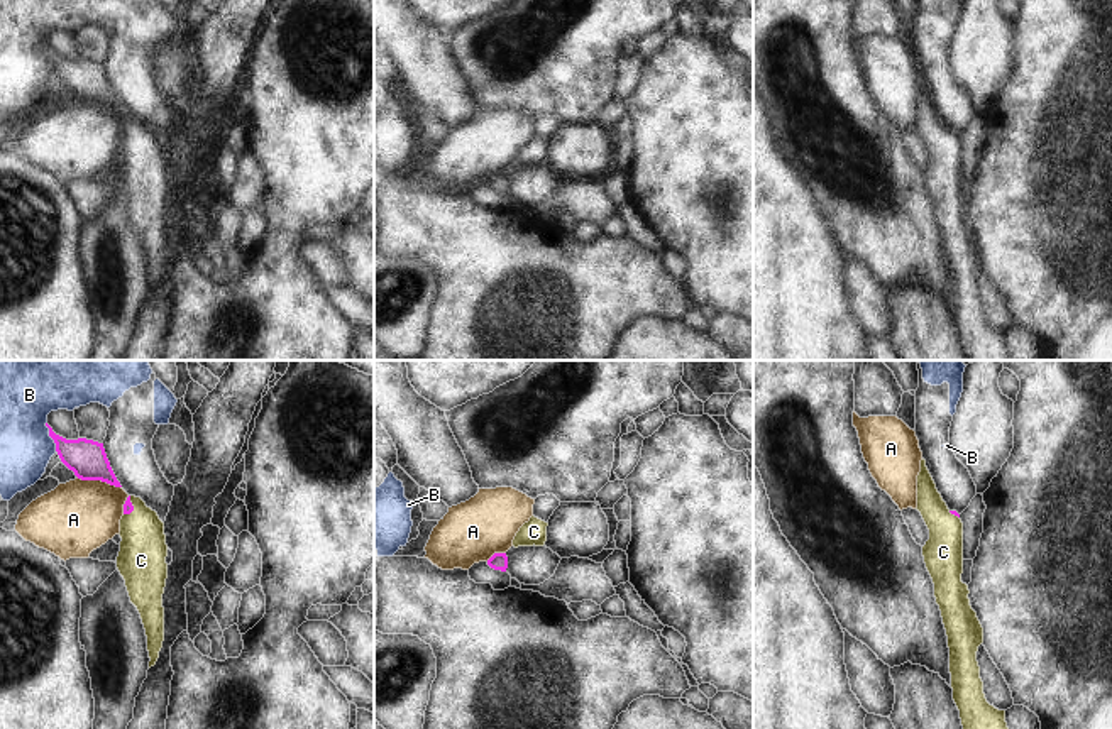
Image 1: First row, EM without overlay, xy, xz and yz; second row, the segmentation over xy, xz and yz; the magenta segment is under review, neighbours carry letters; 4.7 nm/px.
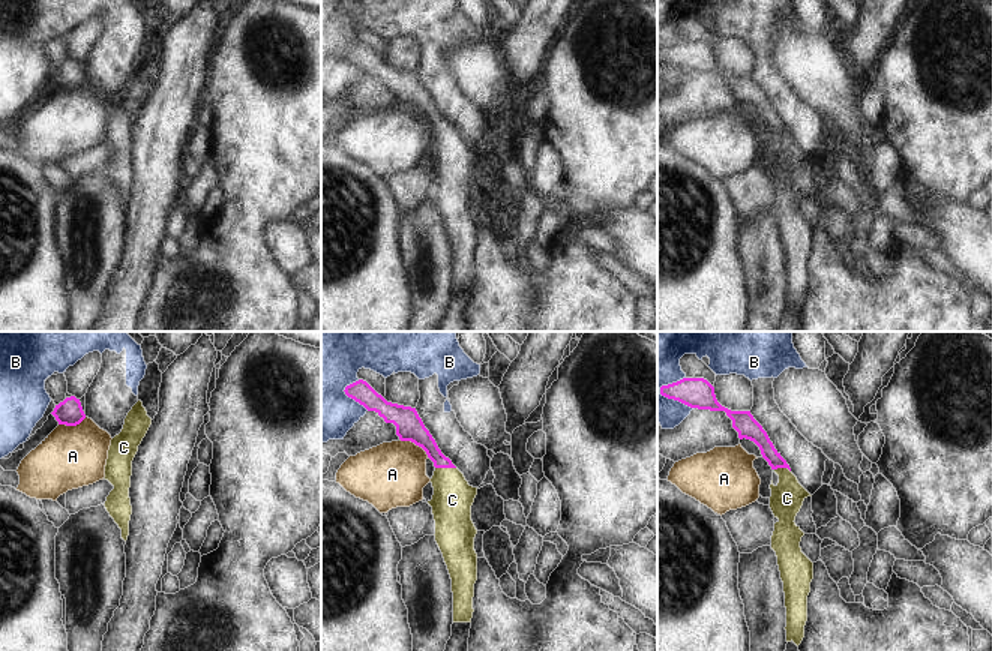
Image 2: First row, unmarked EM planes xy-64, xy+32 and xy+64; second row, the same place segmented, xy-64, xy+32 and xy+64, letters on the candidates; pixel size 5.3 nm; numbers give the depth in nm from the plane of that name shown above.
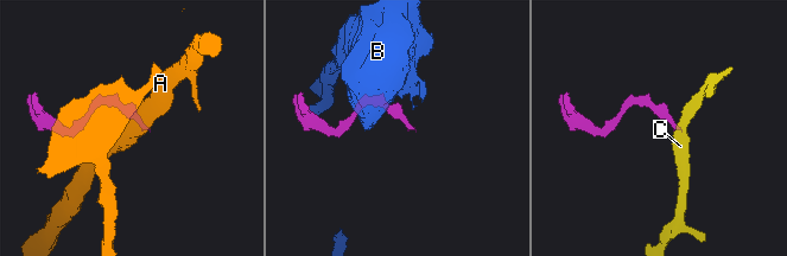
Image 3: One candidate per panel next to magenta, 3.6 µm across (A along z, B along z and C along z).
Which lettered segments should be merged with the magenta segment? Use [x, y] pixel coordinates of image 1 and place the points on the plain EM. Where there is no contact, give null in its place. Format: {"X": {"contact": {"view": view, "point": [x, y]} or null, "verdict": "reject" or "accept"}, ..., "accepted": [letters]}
{"A": {"contact": {"view": "xy", "point": [99, 100]}, "verdict": "reject"}, "B": {"contact": {"view": "xy", "point": [49, 56]}, "verdict": "reject"}, "C": {"contact": {"view": "xy", "point": [132, 129]}, "verdict": "accept"}, "accepted": ["C"]}

